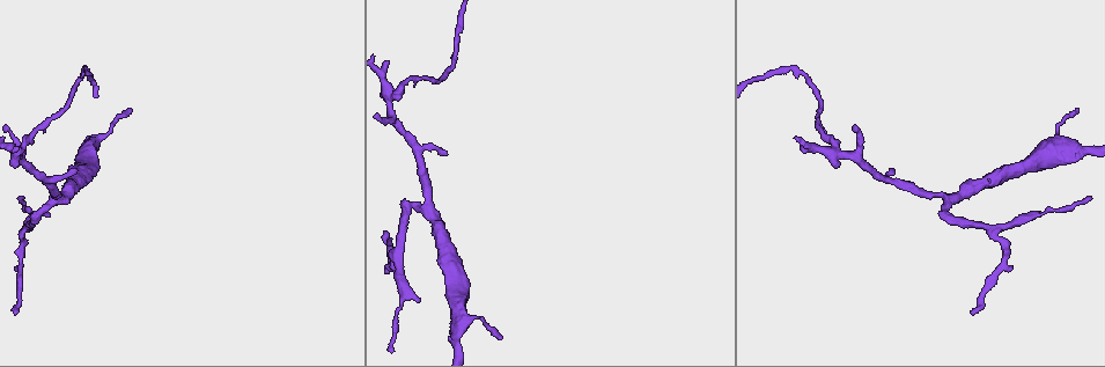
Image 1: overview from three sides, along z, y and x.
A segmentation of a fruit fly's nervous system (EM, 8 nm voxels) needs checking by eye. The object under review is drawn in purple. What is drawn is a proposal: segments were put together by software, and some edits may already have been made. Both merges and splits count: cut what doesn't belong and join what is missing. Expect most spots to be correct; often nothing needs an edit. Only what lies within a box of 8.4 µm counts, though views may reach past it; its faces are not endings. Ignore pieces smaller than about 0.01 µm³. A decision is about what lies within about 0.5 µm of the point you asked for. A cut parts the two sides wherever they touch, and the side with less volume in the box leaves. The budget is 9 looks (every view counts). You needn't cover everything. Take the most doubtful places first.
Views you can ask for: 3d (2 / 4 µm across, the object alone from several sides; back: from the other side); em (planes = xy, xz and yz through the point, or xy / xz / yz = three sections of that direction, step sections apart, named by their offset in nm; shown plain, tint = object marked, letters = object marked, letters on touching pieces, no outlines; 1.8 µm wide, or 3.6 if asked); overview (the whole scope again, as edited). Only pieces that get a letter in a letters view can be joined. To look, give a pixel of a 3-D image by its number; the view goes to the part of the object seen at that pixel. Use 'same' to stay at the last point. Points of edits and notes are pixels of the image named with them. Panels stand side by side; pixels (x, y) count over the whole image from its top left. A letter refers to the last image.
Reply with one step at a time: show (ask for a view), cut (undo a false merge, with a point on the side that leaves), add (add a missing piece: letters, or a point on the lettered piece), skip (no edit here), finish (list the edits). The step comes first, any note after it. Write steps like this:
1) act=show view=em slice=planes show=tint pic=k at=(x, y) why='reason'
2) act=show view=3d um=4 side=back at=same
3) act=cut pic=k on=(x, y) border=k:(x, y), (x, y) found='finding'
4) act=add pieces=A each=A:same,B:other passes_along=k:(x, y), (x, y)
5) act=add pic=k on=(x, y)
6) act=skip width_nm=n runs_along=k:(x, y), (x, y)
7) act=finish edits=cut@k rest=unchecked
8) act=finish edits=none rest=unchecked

act=show view=em slice=planes show=letters pic=1 at=(21, 262) why='thin neck'

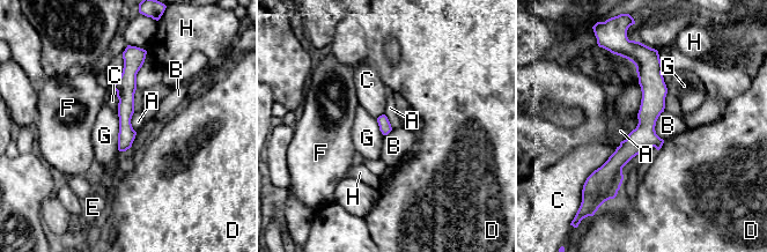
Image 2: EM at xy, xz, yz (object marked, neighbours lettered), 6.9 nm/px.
act=skip each=A:other,B:other,C:other,D:other,E:other,F:other,G:other,H:other found='all the same neuron'

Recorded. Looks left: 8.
act=show view=em slice=xz step=8 show=tint pic=1 at=(75, 171) why='thin end'

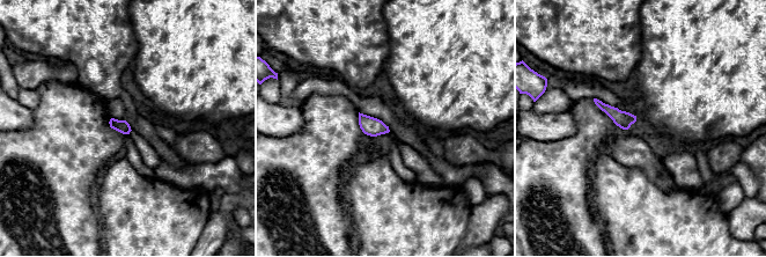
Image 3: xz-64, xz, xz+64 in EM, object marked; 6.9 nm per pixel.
act=show view=em slice=planes show=tint at=same why='cut it another way'

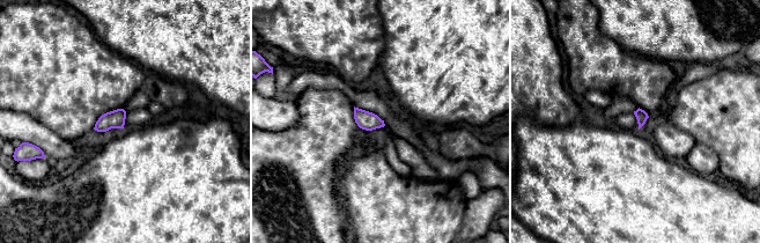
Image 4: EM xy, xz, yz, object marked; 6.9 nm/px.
act=show view=em slice=planes show=letters at=same

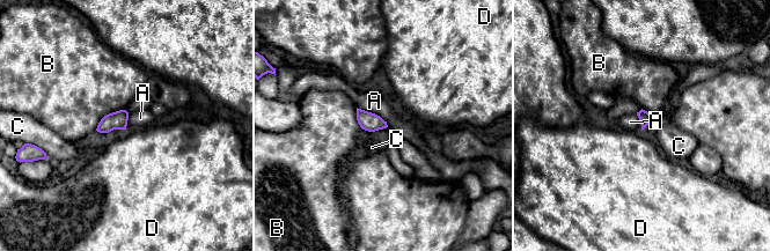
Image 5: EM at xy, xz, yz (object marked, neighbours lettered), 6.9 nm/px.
act=skip each=A:other,B:other,C:other,D:other border=5:(357, 106), (376, 113), (388, 126) found='no lettered piece goes on from it'

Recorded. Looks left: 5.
act=show view=em slice=xy step=16 show=tint pic=1 at=(1076, 111) why='tapers out'

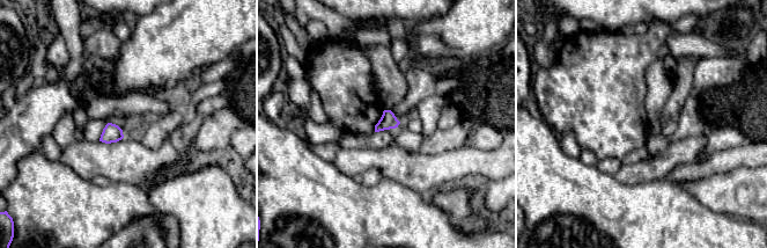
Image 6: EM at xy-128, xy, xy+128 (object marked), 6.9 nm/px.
act=show view=em slice=yz step=4 show=letters at=same

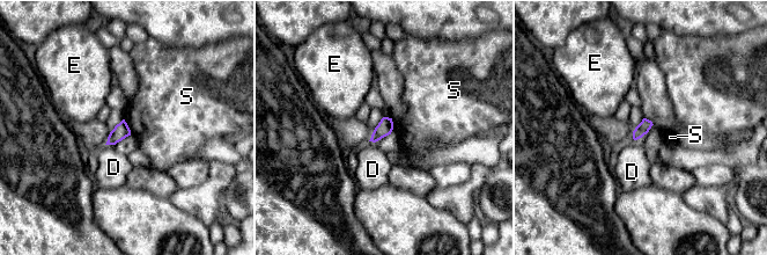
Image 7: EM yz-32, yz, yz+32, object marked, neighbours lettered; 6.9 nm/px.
act=skip each=D:other,E:other,S:other border=7:(124, 118), (131, 135) found='no lettered piece goes on from it'

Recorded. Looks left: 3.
act=show view=3d um=2 side=back pic=1 at=(19, 155) why='two arms in line, one across'

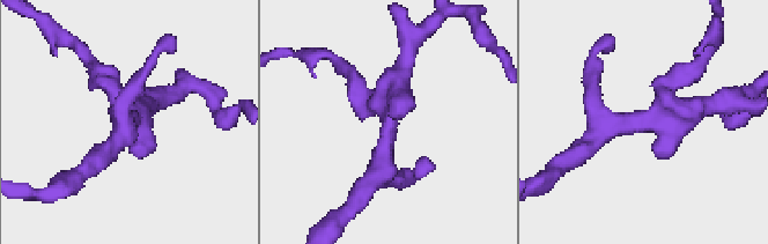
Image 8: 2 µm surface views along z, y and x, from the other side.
act=show view=em slice=planes show=letters pic=8 at=(386, 129) why='now the EM'

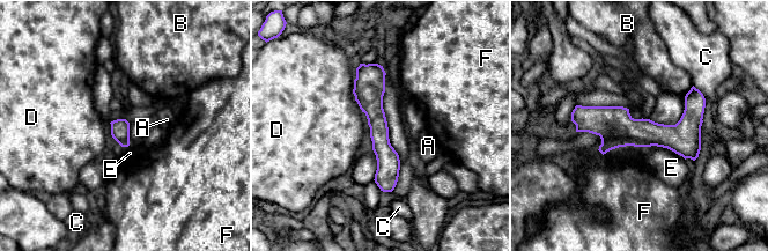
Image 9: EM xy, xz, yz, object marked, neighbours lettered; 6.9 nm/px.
act=skip each=A:other,B:other,C:other,D:other,E:other,F:other runs_along=9:(700, 96), (676, 132), (574, 118) found='continuous, no second neuron'

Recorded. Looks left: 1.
act=finish edits=none rest=unchecked

